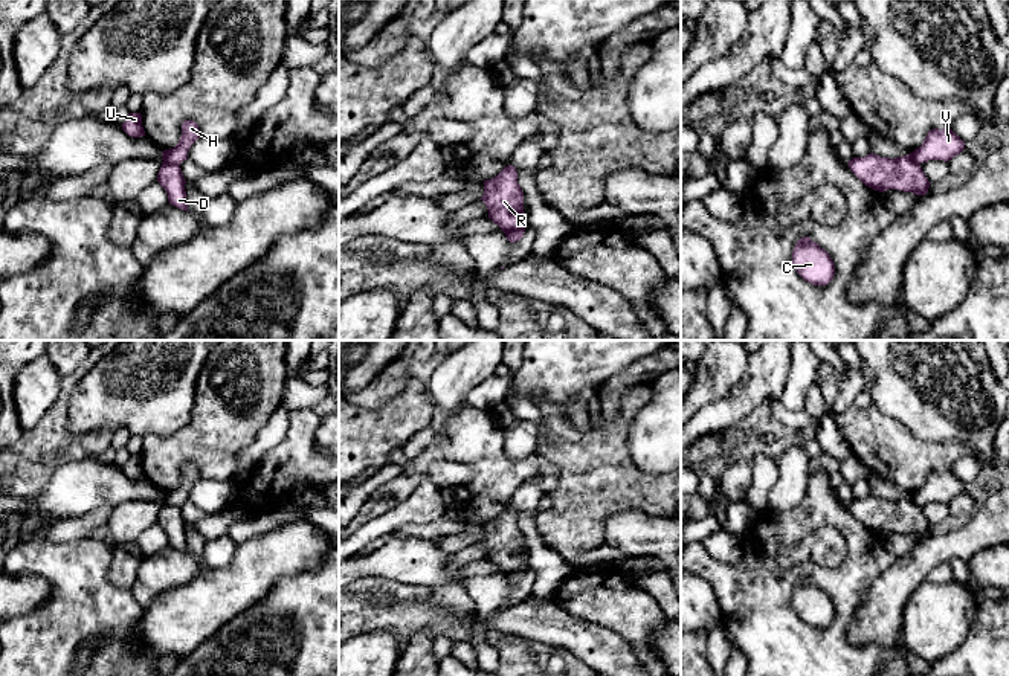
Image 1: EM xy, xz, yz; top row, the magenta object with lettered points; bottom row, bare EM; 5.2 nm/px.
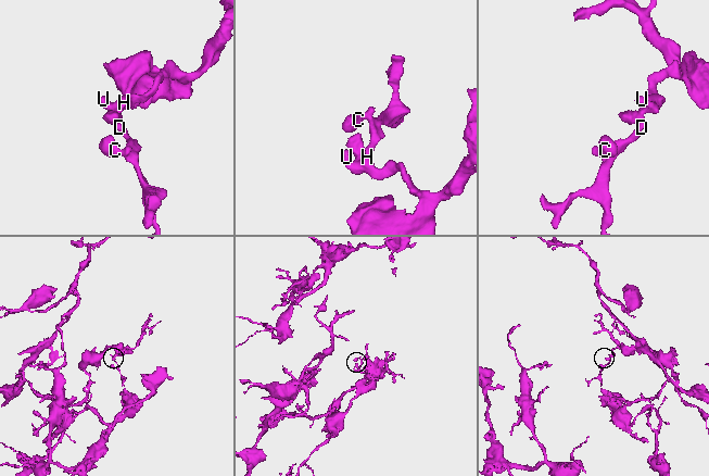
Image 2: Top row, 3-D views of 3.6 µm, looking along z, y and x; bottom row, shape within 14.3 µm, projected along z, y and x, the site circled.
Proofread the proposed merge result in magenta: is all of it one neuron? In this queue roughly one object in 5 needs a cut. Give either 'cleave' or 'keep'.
cleave

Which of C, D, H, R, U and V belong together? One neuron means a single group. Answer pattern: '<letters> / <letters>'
C D R / H U V

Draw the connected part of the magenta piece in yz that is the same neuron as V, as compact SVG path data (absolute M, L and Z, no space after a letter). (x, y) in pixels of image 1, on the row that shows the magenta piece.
M934 128L928 131L924 143L910 156L917 165L928 160L948 162L963 150L965 142L951 128Z

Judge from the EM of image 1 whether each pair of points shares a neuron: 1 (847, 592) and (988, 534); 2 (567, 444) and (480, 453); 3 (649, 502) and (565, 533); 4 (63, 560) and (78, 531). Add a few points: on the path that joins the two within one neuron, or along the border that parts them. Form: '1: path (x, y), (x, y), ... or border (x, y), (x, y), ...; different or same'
1: border (896, 557), (867, 589), (855, 614); different
2: border (538, 452), (557, 467), (557, 482); different
3: path (628, 499), (599, 499), (586, 511); same
4: border (84, 537), (66, 542), (37, 540); different

